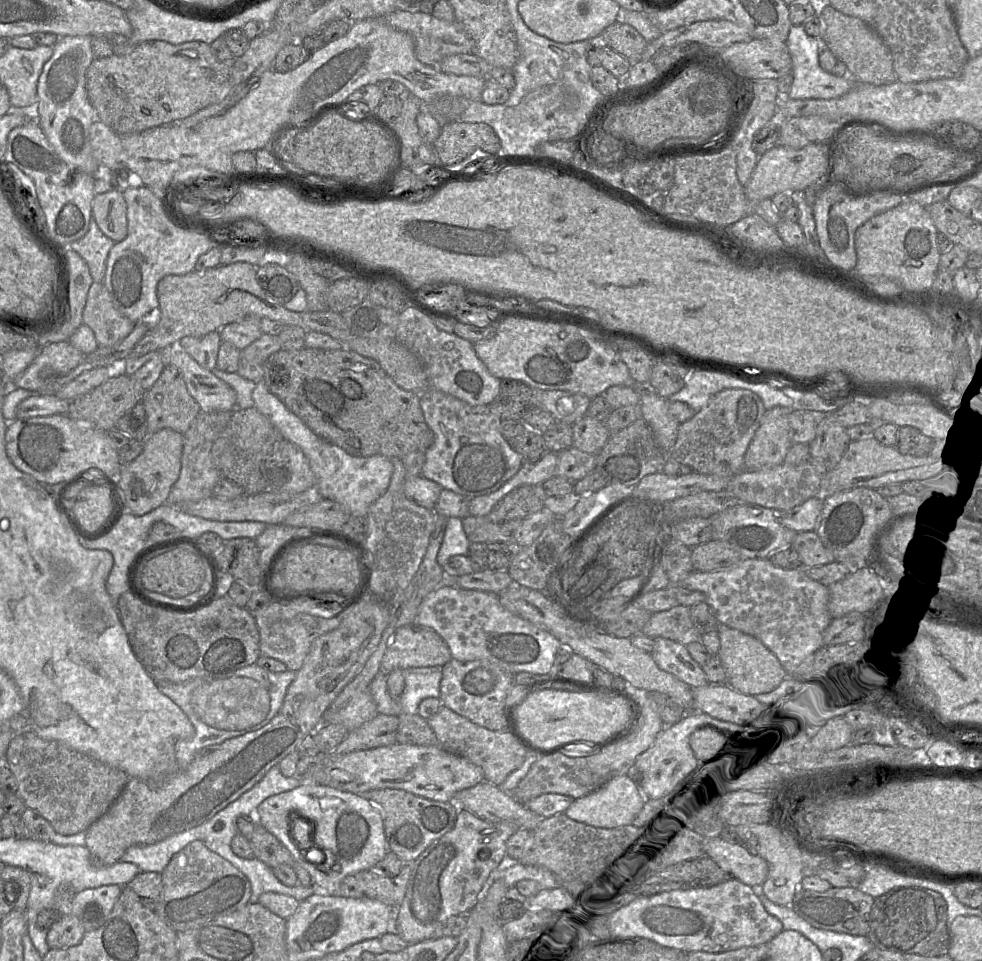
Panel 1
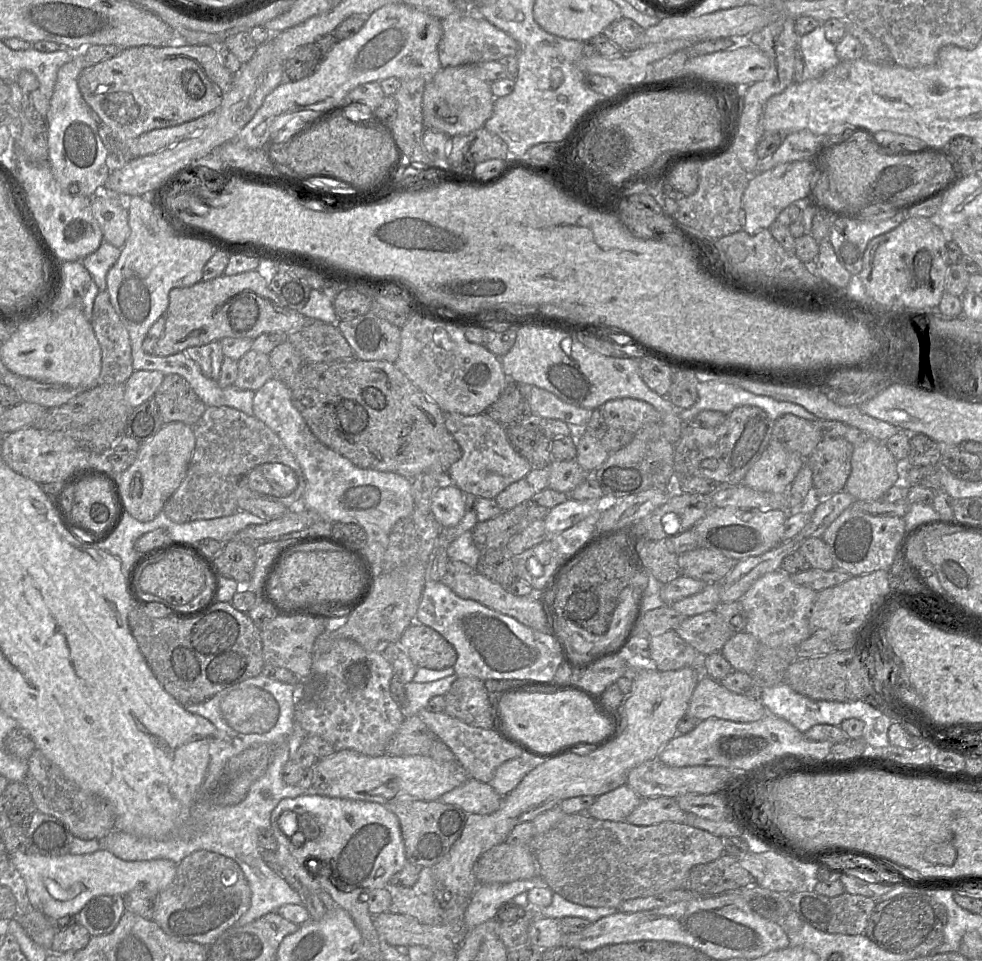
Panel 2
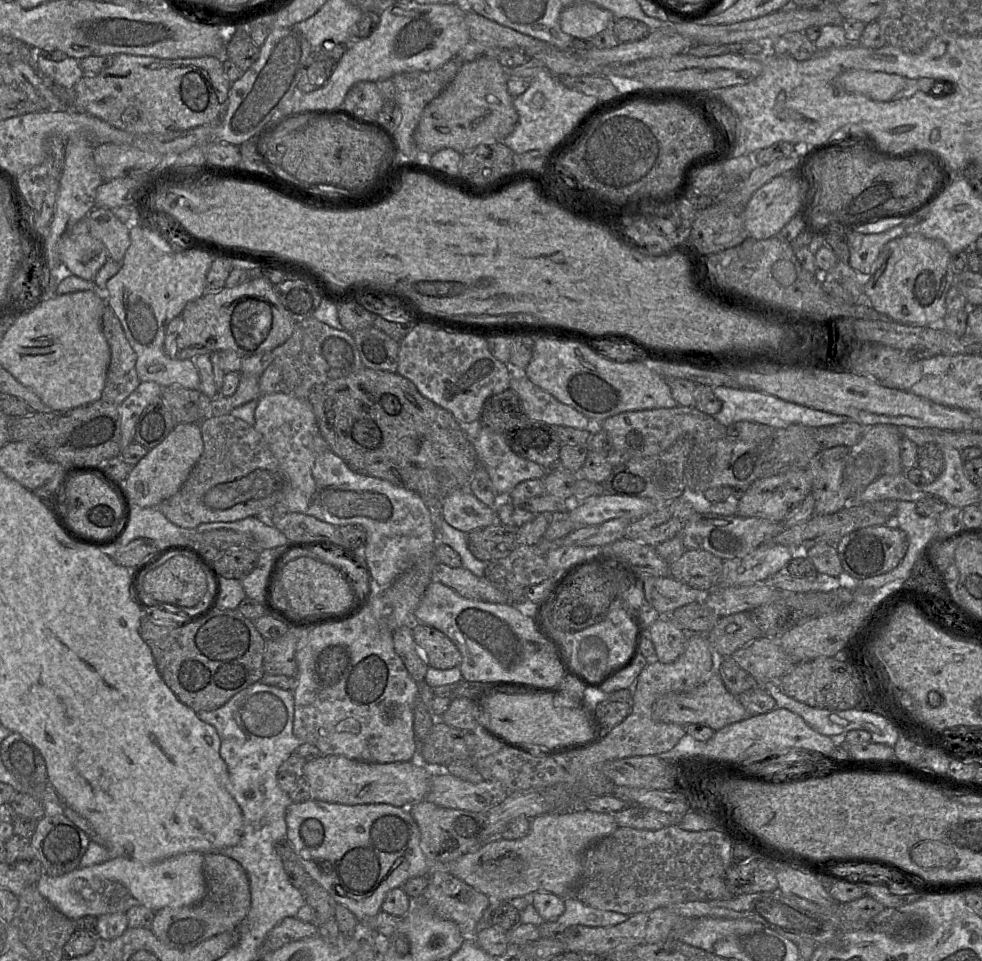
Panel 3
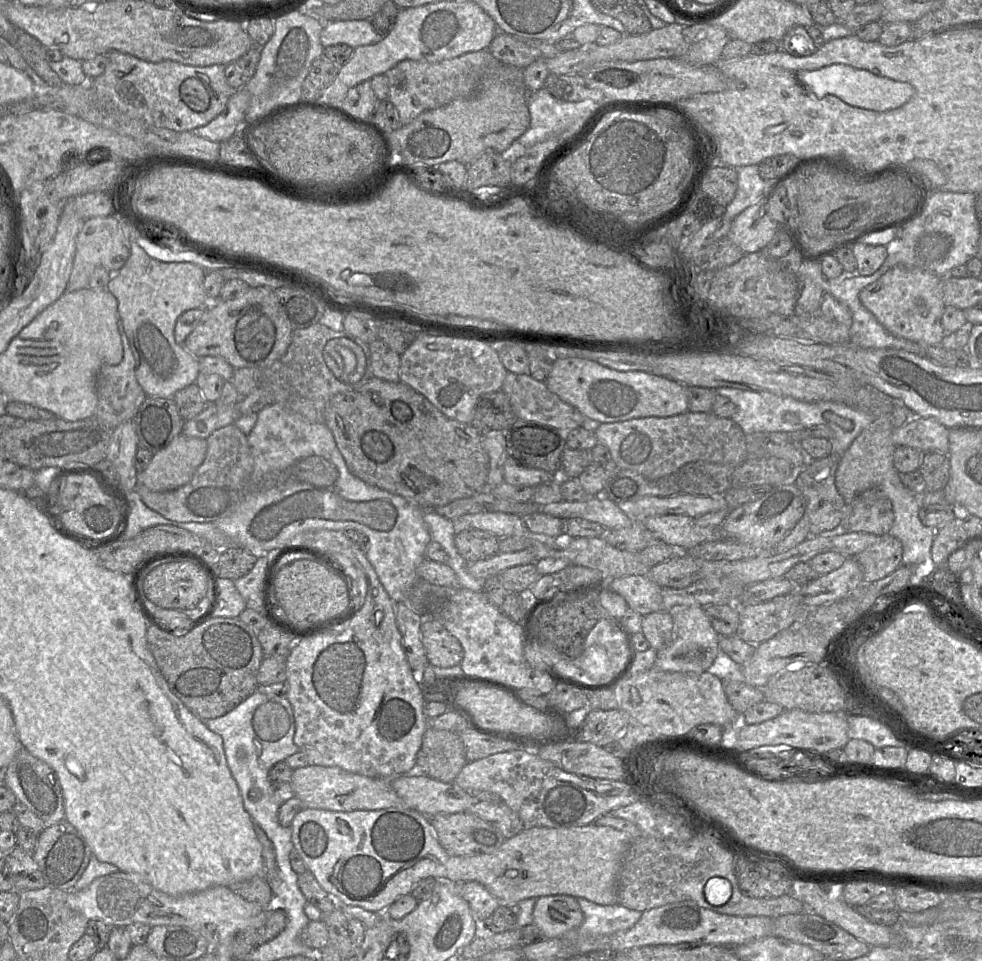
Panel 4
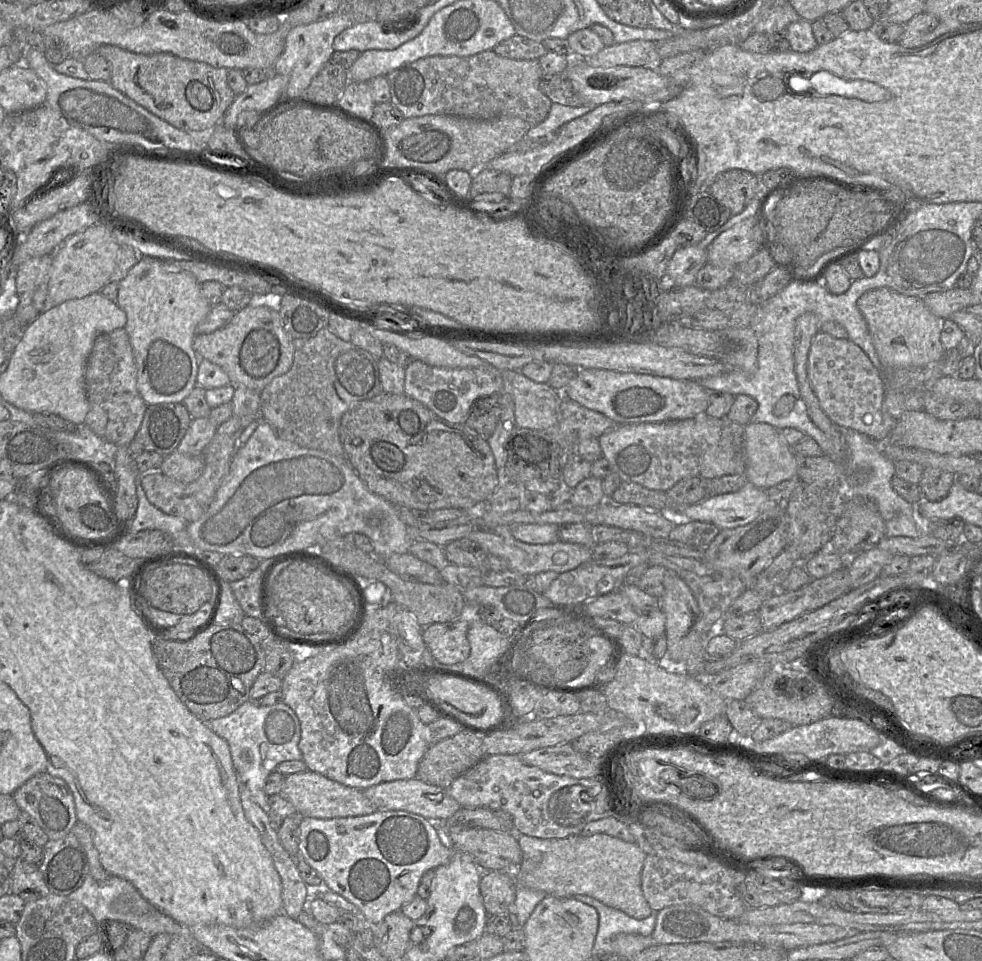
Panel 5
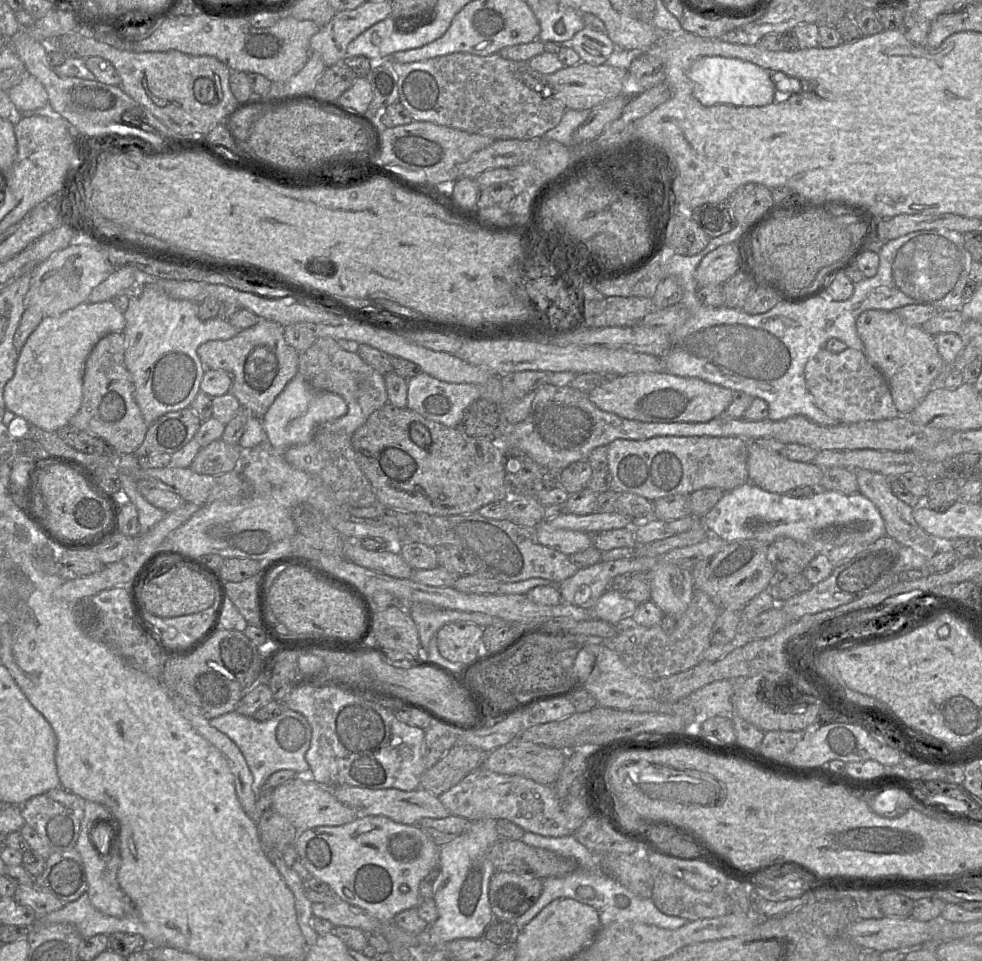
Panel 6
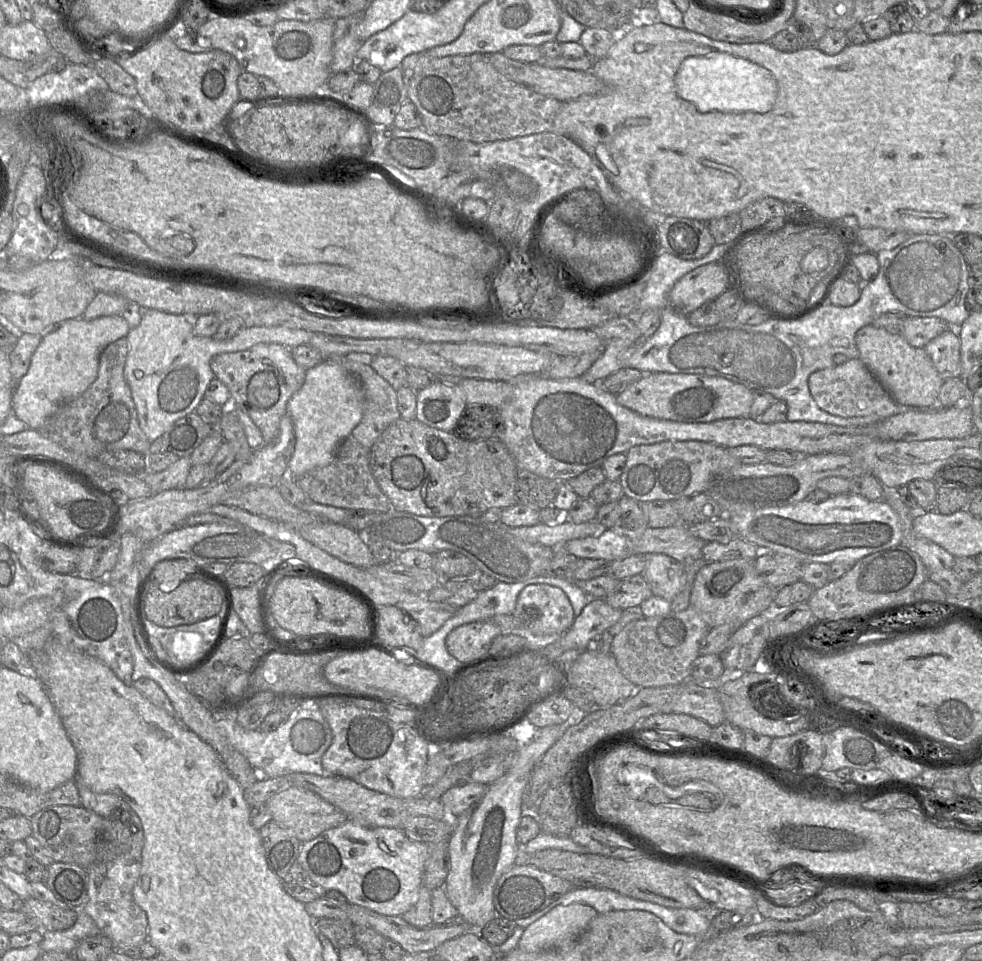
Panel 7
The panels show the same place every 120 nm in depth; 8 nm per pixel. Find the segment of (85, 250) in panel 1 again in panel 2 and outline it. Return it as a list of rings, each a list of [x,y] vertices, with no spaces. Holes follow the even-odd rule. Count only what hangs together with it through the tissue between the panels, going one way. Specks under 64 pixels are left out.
[[[103,237],[103,241],[99,248],[82,260],[82,264],[91,274],[99,291],[107,290],[107,273],[119,259],[120,254],[121,248],[113,246],[104,240]]]

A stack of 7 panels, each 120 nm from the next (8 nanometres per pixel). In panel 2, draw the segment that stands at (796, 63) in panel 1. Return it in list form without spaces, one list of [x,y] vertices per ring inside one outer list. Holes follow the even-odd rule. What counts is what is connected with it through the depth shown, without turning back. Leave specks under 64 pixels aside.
[[[822,25],[799,37],[798,50],[804,60],[803,80],[820,77],[840,61],[836,44],[827,40]]]

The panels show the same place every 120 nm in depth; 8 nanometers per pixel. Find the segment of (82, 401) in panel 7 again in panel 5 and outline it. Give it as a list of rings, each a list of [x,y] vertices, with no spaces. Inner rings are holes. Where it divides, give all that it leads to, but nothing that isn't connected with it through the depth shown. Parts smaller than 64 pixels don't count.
[[[126,329],[100,334],[88,356],[84,382],[89,411],[84,424],[117,447],[129,446],[139,430],[147,404],[137,389],[137,367]]]

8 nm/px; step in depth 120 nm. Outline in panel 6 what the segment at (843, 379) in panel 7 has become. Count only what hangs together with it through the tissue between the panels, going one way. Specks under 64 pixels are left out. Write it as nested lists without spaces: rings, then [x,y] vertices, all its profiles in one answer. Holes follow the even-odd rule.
[[[824,347],[806,363],[804,373],[808,391],[816,405],[839,423],[894,419],[900,415],[884,375],[862,351],[847,347],[840,353],[832,353]]]

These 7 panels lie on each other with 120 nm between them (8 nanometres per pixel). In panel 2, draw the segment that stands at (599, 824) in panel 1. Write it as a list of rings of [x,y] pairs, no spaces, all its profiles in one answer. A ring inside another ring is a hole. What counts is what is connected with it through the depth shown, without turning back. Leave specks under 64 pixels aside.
[[[624,784],[598,796],[585,813],[598,820],[622,822],[639,805],[641,799]]]

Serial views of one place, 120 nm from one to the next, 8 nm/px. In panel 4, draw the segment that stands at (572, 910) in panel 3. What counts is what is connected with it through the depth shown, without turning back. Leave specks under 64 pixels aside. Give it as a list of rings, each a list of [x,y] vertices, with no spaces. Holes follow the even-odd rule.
[[[576,898],[584,919],[575,929],[582,937],[612,935],[632,928],[641,918],[640,911],[627,909],[619,904],[599,905],[585,898]]]

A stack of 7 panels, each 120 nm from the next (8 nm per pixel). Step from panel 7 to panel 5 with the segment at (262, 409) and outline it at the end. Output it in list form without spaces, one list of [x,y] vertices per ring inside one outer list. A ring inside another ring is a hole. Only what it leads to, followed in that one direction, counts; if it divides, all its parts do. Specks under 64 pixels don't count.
[[[266,305],[252,306],[235,312],[223,327],[206,334],[197,334],[193,349],[199,358],[220,366],[234,388],[246,387],[260,392],[276,377],[287,373],[294,360],[294,339],[286,332],[279,313]]]

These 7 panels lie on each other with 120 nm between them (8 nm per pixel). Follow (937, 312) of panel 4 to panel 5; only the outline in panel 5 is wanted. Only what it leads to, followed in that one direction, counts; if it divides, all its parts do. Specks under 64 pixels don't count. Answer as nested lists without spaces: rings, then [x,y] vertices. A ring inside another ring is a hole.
[[[877,288],[862,294],[857,306],[867,322],[874,347],[885,369],[923,369],[935,365],[945,356],[940,340],[944,319],[929,311],[923,297]]]

